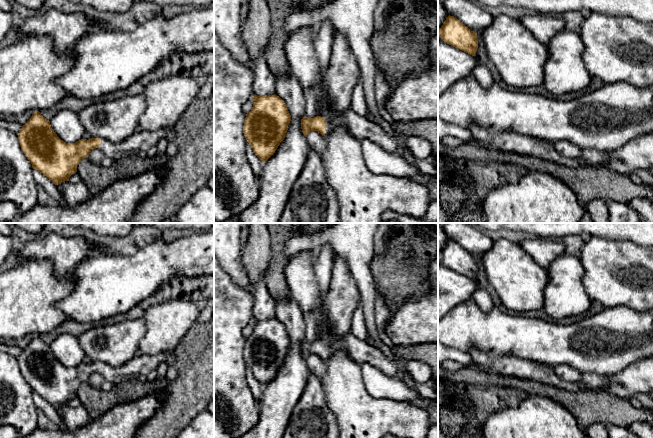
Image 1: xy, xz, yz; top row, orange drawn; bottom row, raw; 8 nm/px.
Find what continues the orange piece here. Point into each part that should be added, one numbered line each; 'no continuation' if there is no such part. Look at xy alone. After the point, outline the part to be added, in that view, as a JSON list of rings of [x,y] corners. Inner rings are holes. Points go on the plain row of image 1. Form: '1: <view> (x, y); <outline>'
1: xy (141, 364); [[[173,350],[157,355],[145,355],[138,353],[129,362],[121,366],[111,366],[101,363],[99,372],[113,385],[127,379],[137,379],[140,375],[147,375],[150,371],[156,370],[158,365],[166,362],[167,357],[173,355]]]

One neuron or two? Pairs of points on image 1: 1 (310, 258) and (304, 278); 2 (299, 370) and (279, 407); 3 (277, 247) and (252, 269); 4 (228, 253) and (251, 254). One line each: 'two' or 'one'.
1: one
2: one
3: two
4: two

